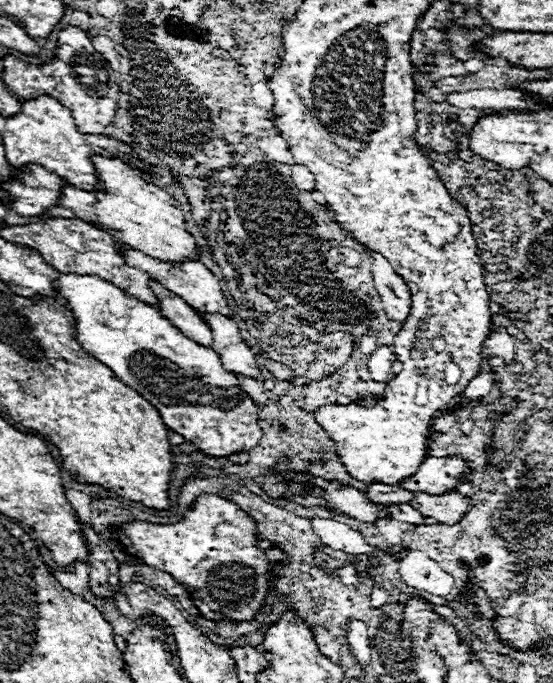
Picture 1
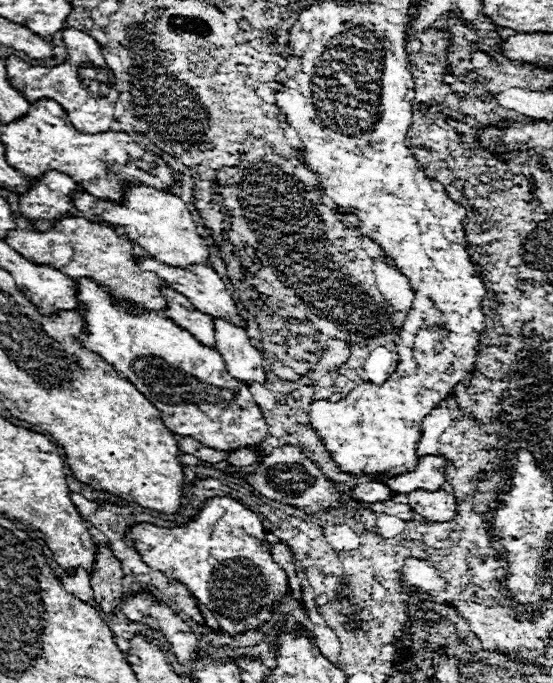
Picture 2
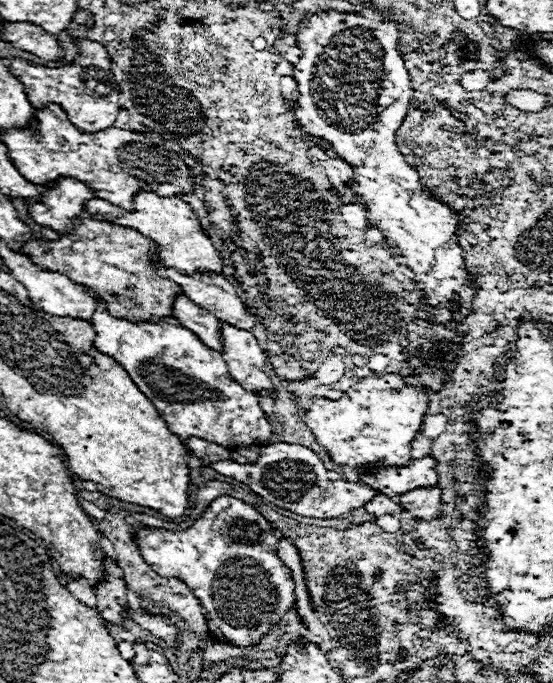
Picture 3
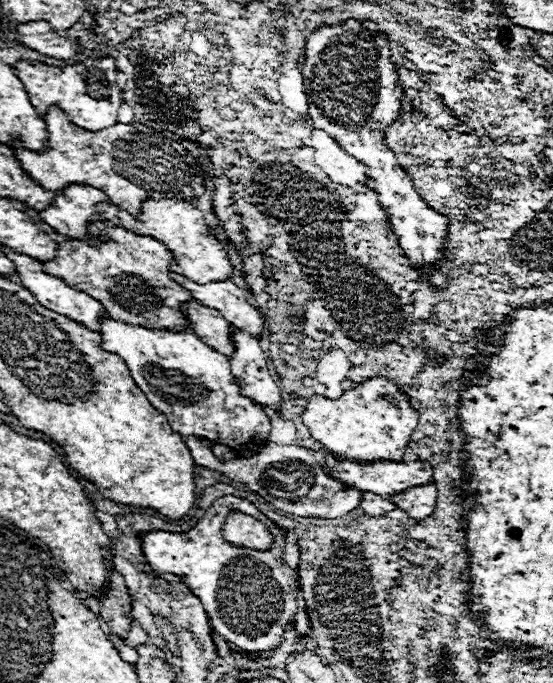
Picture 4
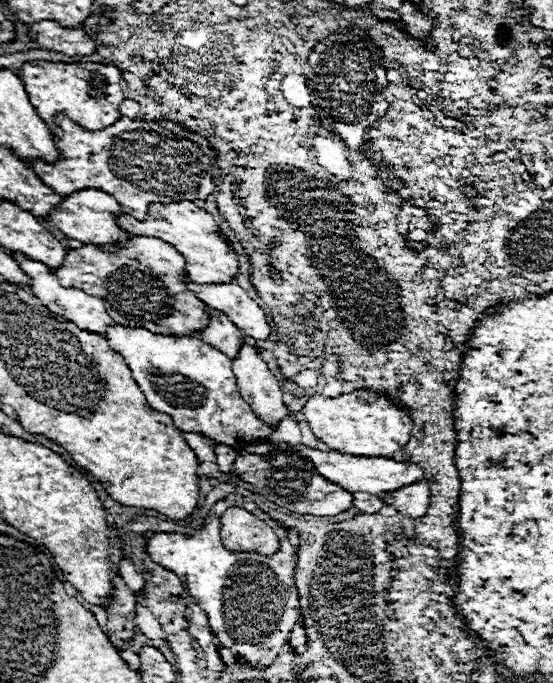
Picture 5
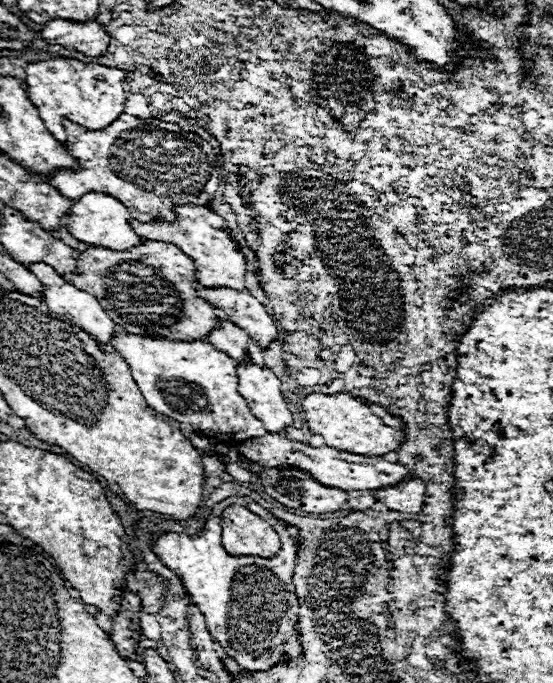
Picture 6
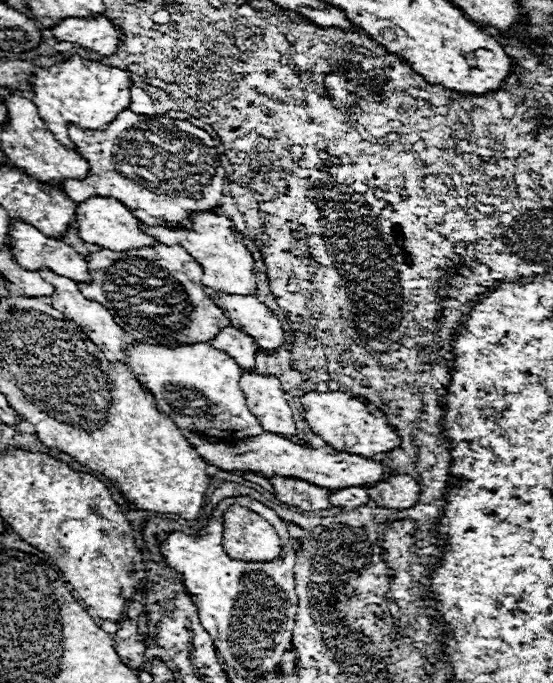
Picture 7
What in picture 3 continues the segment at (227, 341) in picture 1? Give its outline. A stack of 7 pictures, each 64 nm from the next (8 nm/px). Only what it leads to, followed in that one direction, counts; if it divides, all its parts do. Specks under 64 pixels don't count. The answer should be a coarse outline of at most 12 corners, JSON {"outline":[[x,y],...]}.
{"outline":[[222,326],[232,378],[276,398],[266,354],[248,330]]}

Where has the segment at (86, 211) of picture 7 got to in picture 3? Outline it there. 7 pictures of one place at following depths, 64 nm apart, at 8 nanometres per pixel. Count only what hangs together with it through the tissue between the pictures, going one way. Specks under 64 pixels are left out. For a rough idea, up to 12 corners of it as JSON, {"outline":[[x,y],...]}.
{"outline":[[62,178],[28,202],[32,218],[56,232],[68,232],[84,216],[96,192]]}

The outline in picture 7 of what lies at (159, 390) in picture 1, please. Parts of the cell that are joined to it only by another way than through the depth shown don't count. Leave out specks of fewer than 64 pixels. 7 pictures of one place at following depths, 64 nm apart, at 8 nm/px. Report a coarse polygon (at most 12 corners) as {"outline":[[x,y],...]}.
{"outline":[[136,342],[140,384],[180,430],[264,432],[244,370],[210,344]]}

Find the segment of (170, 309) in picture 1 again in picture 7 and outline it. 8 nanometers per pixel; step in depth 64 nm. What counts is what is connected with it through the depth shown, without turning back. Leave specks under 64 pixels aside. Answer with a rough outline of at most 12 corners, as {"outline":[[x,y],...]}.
{"outline":[[228,326],[210,344],[256,370],[252,336]]}

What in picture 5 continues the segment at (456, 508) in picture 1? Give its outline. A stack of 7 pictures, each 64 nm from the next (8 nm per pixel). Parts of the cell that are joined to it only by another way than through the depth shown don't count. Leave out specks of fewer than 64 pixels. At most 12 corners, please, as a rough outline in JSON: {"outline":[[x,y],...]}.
{"outline":[[426,480],[380,500],[404,516],[420,518],[428,510]]}

